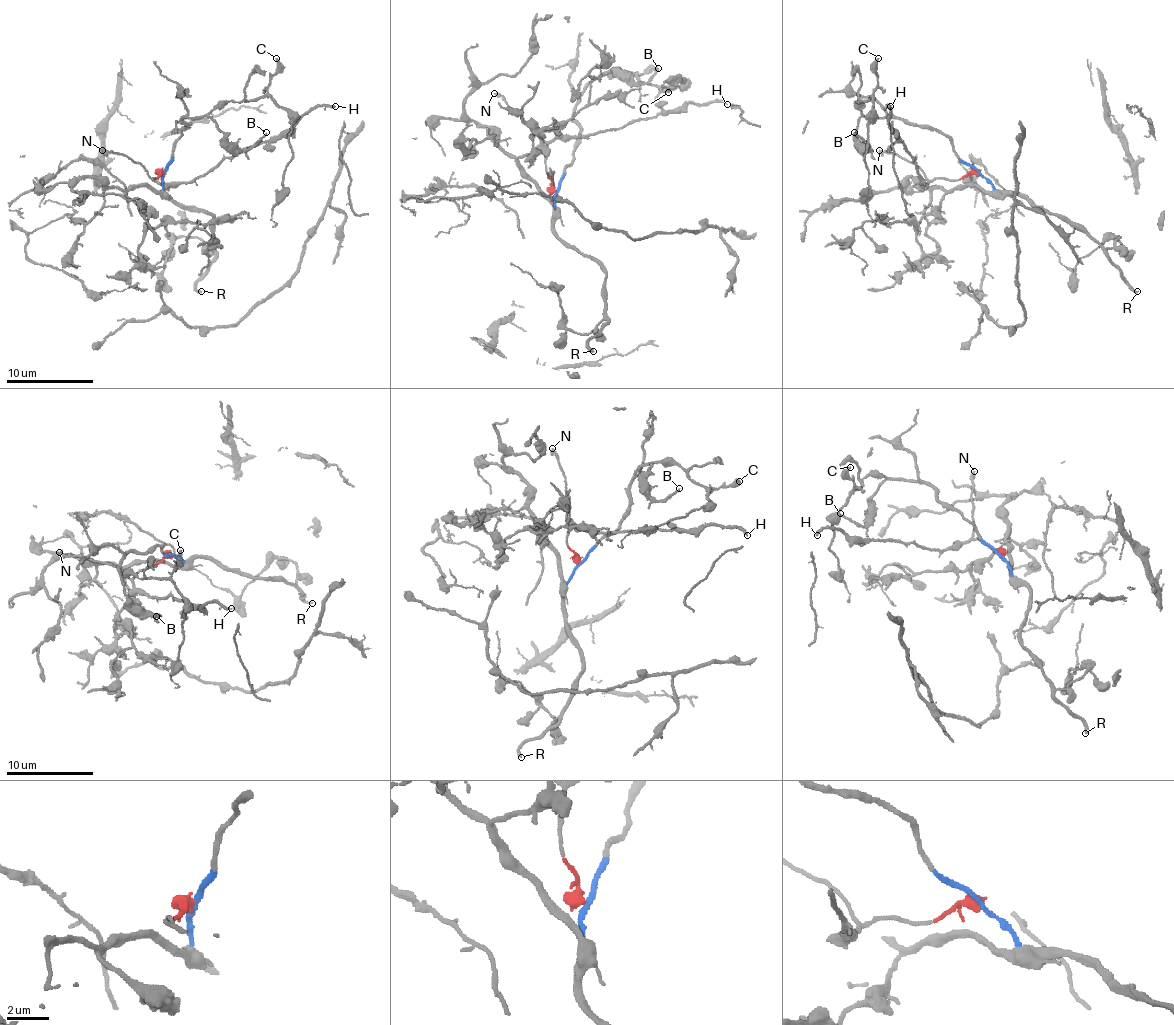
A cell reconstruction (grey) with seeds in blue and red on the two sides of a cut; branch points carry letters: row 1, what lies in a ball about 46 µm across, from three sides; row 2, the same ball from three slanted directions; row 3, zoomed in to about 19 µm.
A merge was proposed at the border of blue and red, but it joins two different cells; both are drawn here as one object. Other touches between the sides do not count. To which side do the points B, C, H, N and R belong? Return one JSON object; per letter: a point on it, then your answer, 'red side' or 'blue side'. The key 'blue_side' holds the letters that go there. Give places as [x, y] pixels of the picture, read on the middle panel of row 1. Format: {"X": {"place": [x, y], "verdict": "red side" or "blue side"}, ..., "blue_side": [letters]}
{"B": {"place": [658, 68], "verdict": "blue side"}, "C": {"place": [668, 92], "verdict": "blue side"}, "H": {"place": [727, 104], "verdict": "red side"}, "N": {"place": [494, 93], "verdict": "red side"}, "R": {"place": [593, 351], "verdict": "blue side"}, "blue_side": ["B", "C", "R"]}

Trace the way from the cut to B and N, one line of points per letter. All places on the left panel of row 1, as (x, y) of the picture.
B: (165, 171), (174, 143), (187, 125), (182, 119), (211, 119), (226, 138), (241, 149), (252, 147), (265, 132)
N: (165, 171), (154, 180), (139, 163), (101, 149)

